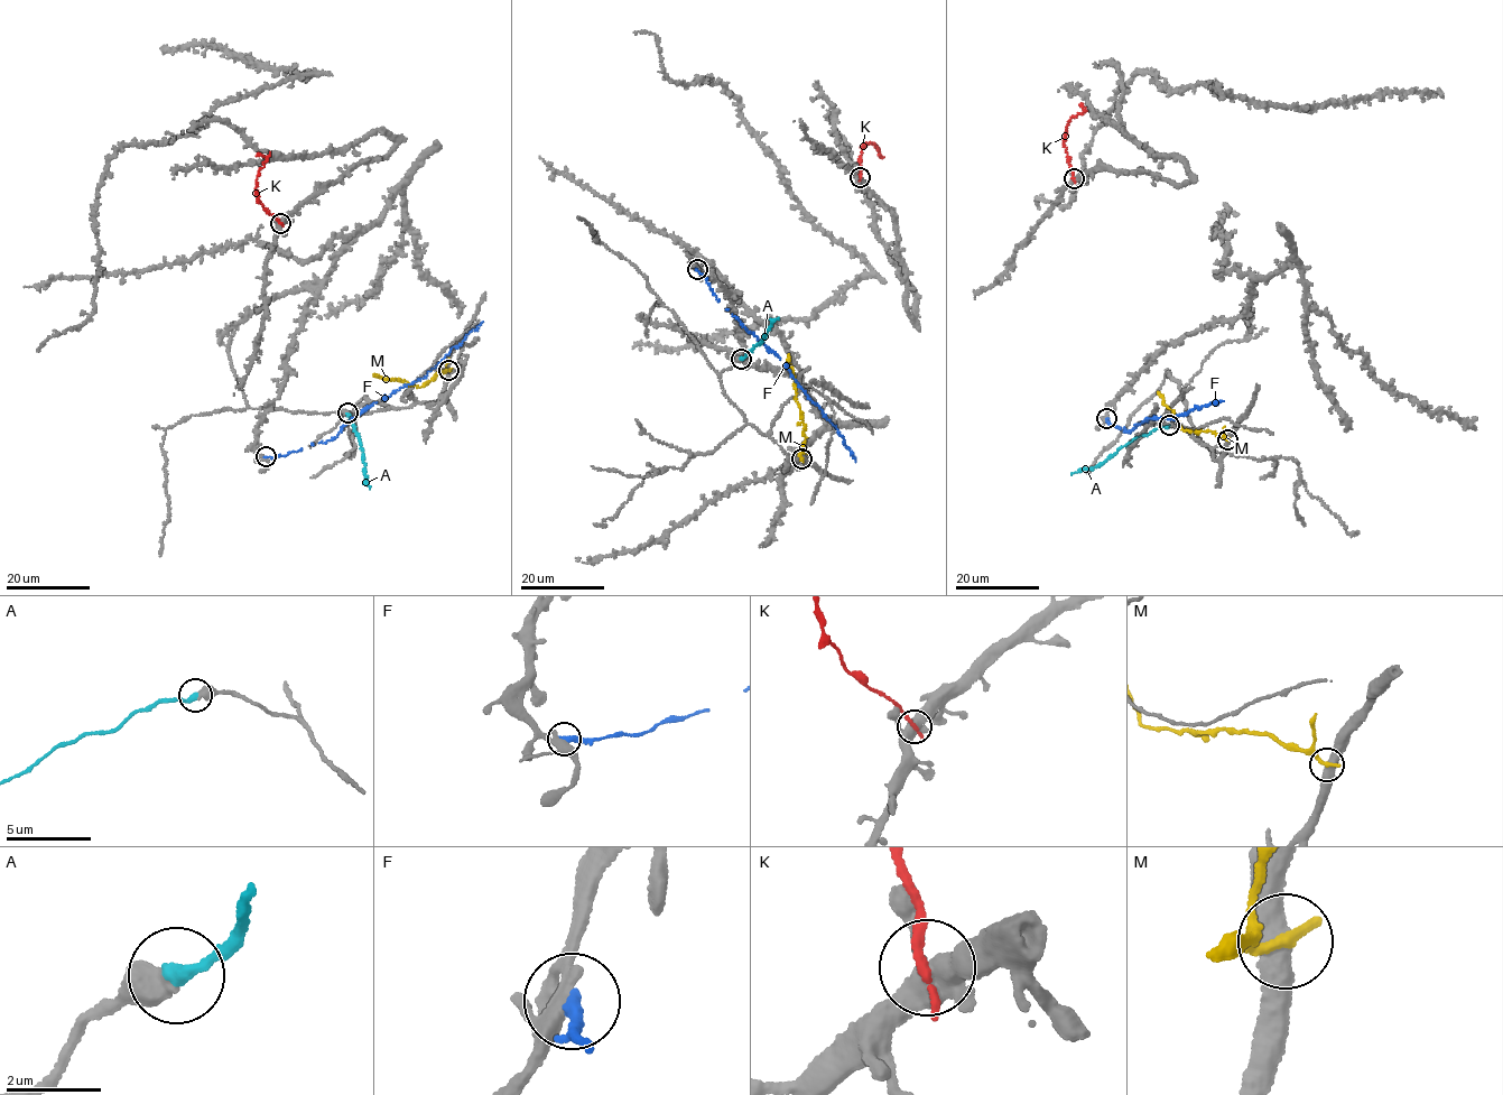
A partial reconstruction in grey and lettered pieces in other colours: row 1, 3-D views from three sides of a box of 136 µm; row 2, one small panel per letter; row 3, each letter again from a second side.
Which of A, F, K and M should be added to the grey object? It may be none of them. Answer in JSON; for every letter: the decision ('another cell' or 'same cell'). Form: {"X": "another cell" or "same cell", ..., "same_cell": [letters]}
{"A": "same cell", "F": "another cell", "K": "another cell", "M": "another cell", "same_cell": ["A"]}

